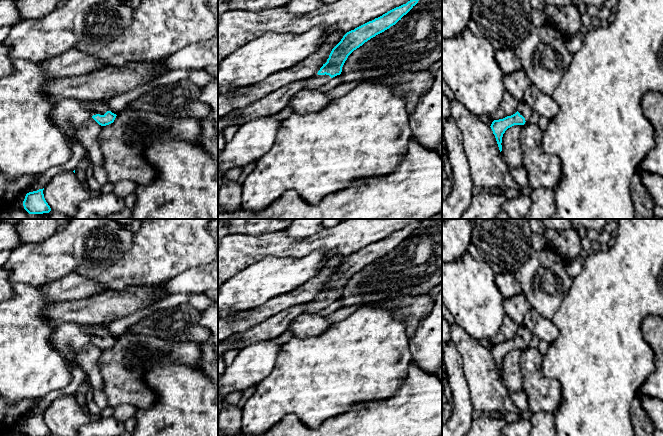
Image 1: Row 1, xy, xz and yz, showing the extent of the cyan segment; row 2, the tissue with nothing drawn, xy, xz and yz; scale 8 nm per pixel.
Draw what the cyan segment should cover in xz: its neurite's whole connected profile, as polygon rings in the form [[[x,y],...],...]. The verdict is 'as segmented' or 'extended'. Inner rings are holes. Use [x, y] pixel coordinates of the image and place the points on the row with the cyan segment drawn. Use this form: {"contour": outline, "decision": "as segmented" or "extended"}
{"contour": [[[410,0],[406,4],[396,7],[382,16],[347,32],[332,49],[327,62],[323,64],[318,73],[304,79],[304,89],[316,90],[318,87],[329,82],[333,77],[340,75],[345,61],[354,50],[395,25],[418,1]]], "decision": "extended"}

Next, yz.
{"contour": [[[519,101],[518,111],[503,119],[494,120],[491,129],[495,135],[500,152],[502,151],[502,137],[505,131],[514,125],[524,125],[529,120],[534,110],[524,101]]], "decision": "extended"}

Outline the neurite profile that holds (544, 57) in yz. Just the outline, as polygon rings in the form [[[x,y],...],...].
[[[546,23],[541,27],[534,27],[514,49],[531,84],[550,96],[573,60],[565,38],[556,27]]]

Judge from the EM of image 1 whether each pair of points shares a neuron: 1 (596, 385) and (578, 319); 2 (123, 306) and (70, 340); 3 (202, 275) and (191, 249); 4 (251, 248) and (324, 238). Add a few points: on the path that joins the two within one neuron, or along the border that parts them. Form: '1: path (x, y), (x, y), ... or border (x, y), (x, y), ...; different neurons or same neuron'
1: path (596, 369), (596, 362), (592, 357), (592, 335); same neuron
2: border (64, 322), (85, 323), (87, 325); different neurons
3: border (207, 263), (188, 268), (177, 275); different neurons
4: path (269, 246), (306, 245); same neuron

